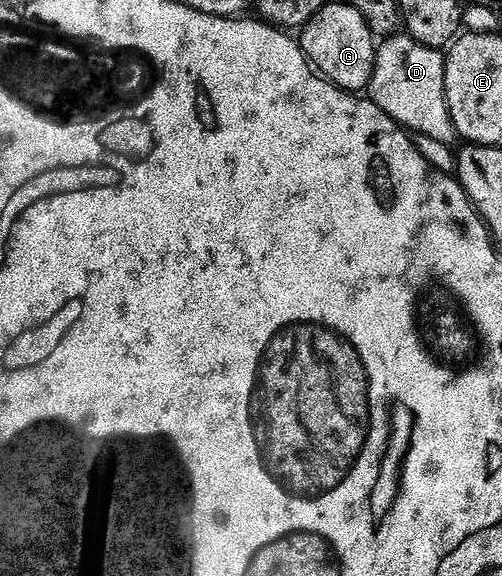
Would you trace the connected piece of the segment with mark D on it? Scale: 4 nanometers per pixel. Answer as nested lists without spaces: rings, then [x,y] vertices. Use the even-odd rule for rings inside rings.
[[[389,36],[382,42],[385,43],[382,46],[380,43],[375,50],[368,97],[406,131],[422,134],[433,142],[451,141],[455,131],[445,99],[445,54],[408,36]]]

